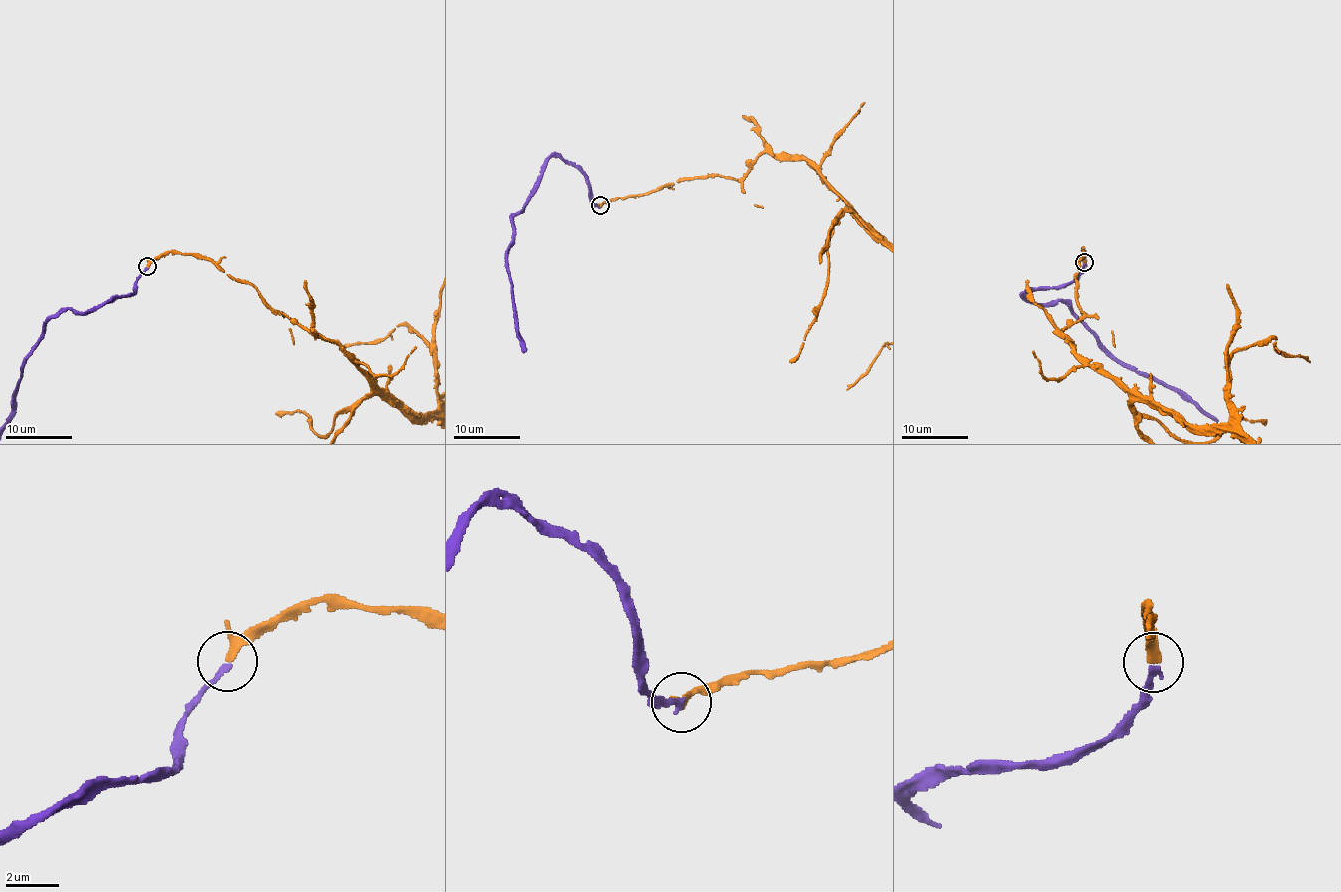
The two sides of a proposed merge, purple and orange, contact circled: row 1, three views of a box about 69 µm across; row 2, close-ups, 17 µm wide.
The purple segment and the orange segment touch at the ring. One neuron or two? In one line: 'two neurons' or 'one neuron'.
one neuron

